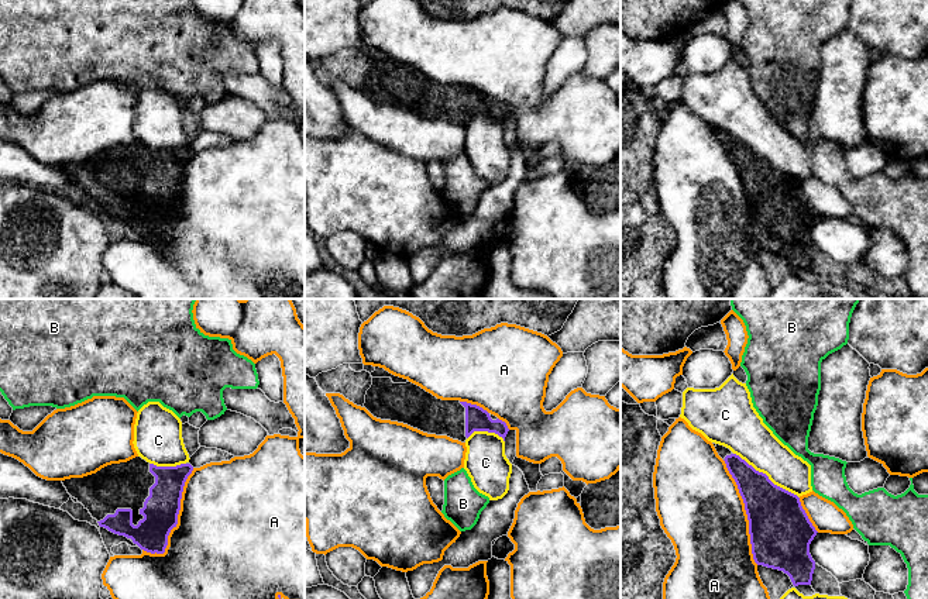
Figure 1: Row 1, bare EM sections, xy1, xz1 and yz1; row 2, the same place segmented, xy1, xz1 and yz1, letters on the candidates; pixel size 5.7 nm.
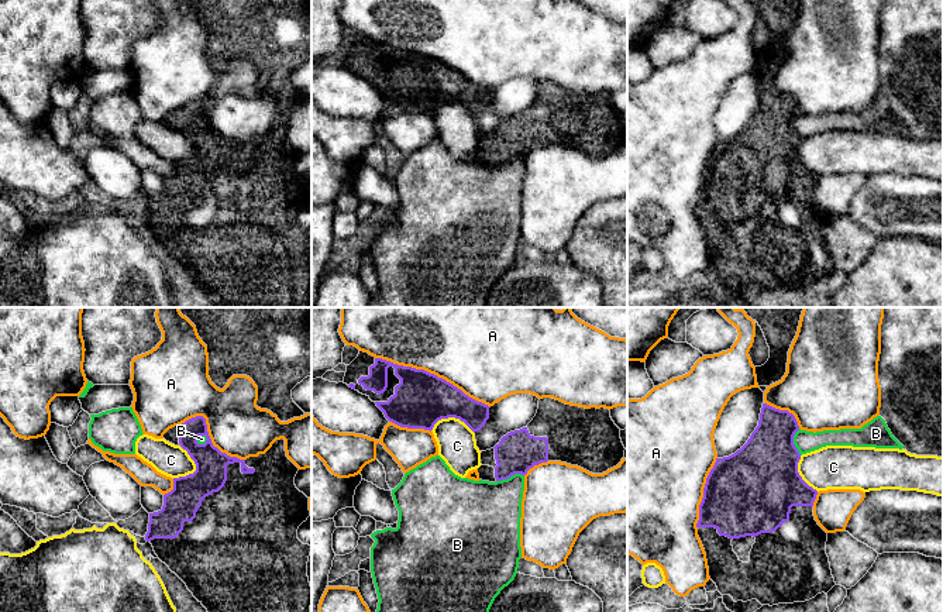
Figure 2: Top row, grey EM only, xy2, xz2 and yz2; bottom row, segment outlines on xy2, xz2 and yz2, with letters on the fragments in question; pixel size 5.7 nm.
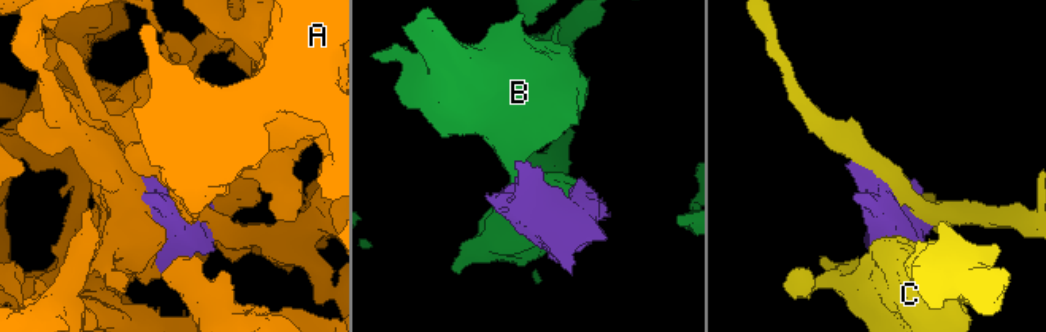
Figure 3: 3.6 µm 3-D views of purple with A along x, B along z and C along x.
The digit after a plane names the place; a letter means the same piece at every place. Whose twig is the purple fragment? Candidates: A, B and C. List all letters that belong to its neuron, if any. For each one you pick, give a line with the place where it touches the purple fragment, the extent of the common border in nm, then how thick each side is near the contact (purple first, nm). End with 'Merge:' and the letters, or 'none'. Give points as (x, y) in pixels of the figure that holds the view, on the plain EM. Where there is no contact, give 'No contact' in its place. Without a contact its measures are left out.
Merge: none

